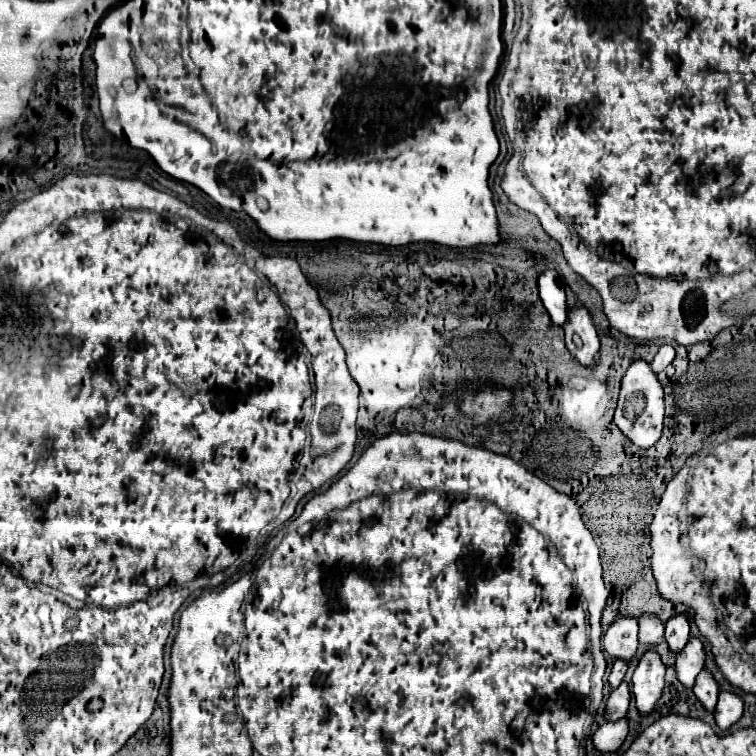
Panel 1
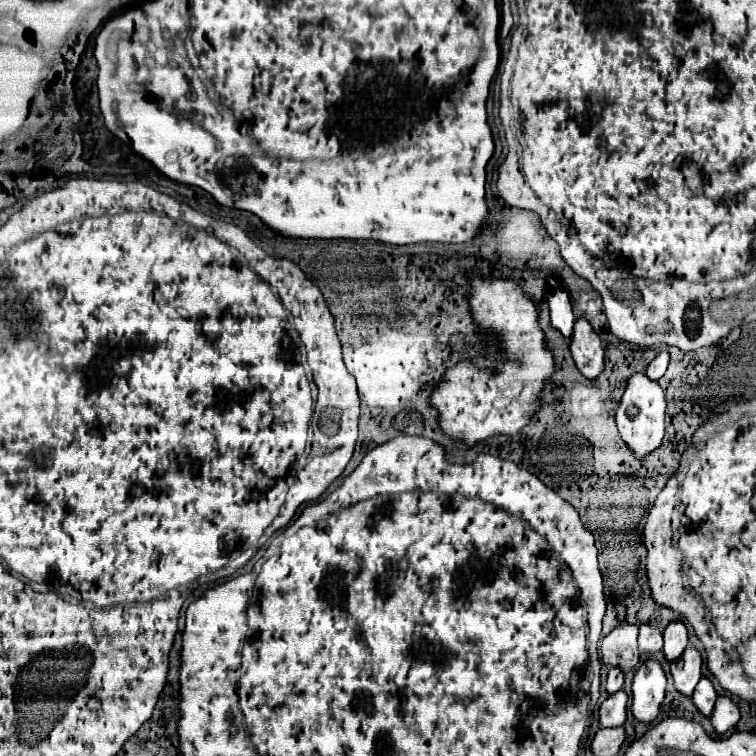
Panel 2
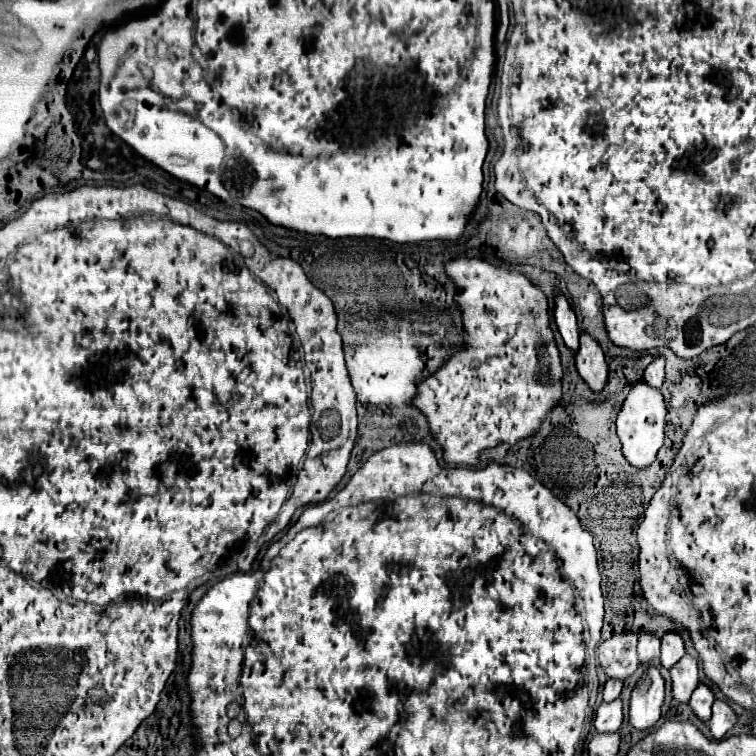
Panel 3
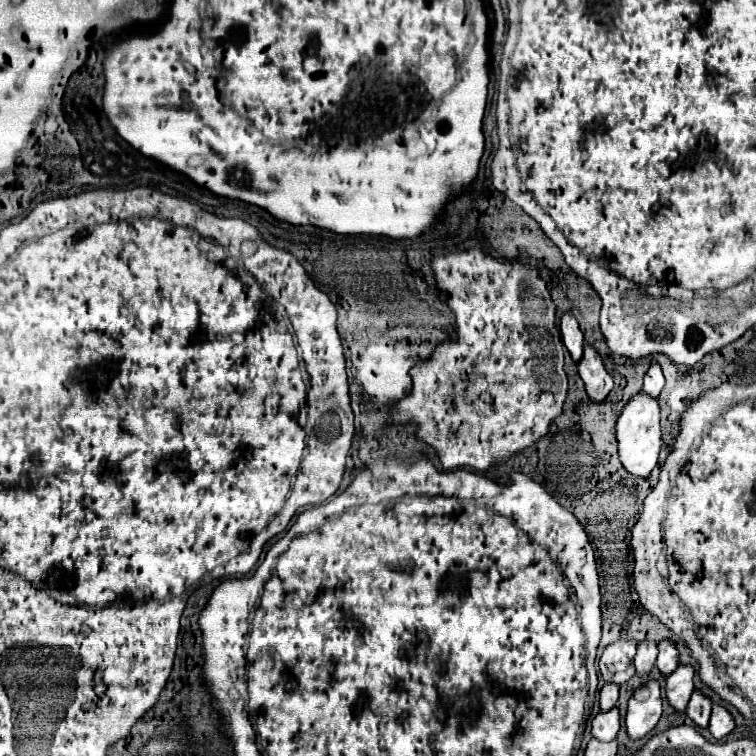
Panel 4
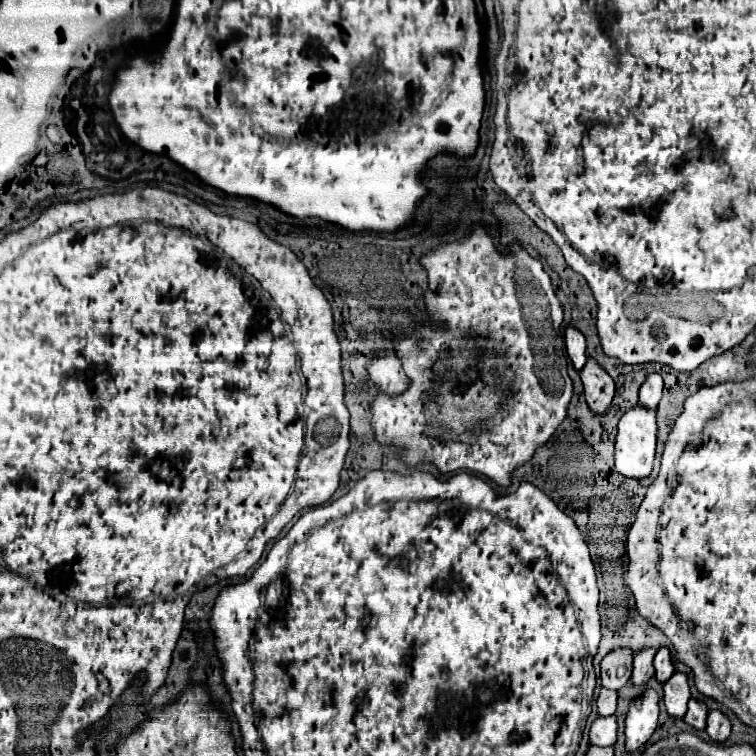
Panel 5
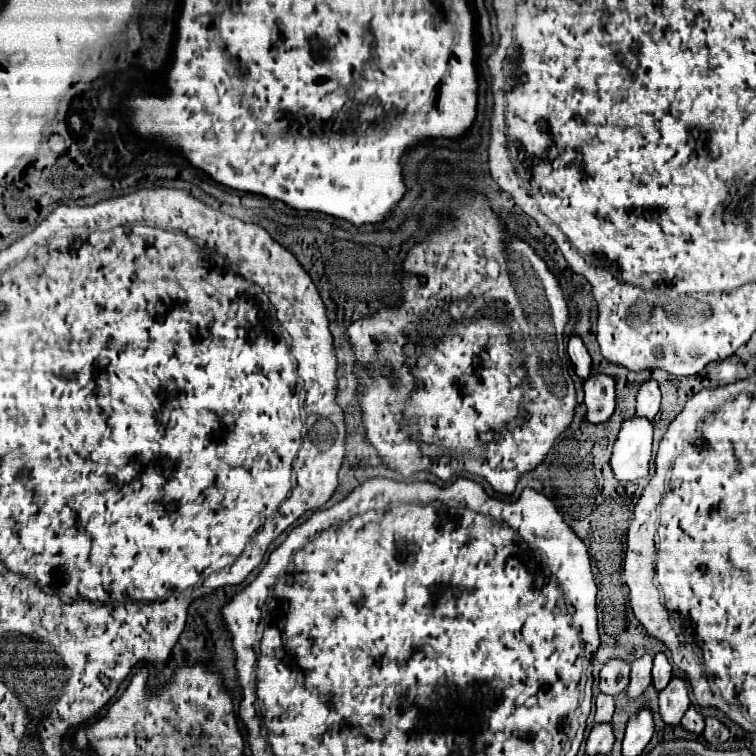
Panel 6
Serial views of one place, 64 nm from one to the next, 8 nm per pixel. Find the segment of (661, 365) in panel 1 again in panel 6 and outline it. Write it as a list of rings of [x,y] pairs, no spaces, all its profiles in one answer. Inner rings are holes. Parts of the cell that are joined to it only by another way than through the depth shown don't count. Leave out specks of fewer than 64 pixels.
[[[654,380],[646,382],[640,392],[638,392],[638,398],[636,398],[636,416],[642,416],[642,418],[648,418],[650,422],[654,420],[658,408],[660,408],[660,388]]]

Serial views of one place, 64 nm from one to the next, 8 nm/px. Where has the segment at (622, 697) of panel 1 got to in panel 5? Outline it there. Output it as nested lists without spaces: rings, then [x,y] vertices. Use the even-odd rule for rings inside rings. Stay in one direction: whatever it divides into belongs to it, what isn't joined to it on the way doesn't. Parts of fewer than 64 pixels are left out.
[[[616,716],[596,718],[590,726],[590,746],[614,746],[616,742]]]

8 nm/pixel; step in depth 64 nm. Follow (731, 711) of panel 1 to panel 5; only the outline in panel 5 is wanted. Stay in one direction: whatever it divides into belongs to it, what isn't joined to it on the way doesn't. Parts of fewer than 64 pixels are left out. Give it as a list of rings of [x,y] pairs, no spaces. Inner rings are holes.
[[[712,710],[708,714],[708,726],[706,732],[710,736],[710,740],[714,742],[724,742],[730,736],[730,720],[720,712],[720,710]]]

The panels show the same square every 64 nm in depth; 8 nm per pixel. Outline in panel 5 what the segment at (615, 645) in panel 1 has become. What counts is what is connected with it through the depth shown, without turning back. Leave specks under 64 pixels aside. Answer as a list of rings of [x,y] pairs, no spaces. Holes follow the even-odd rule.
[[[620,650],[620,652],[610,652],[608,656],[602,658],[600,662],[602,672],[600,672],[600,682],[608,690],[620,690],[622,686],[628,684],[630,674],[632,674],[632,652]]]

